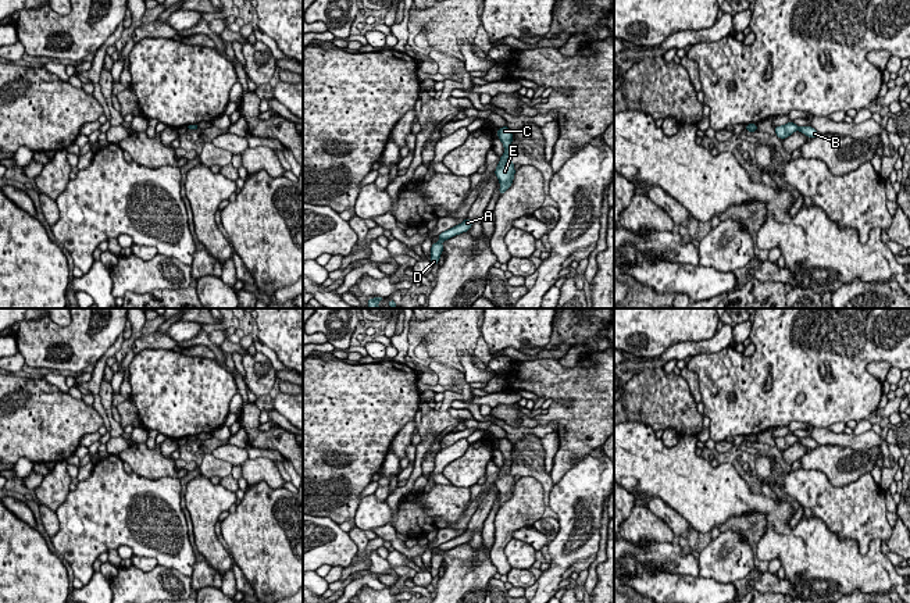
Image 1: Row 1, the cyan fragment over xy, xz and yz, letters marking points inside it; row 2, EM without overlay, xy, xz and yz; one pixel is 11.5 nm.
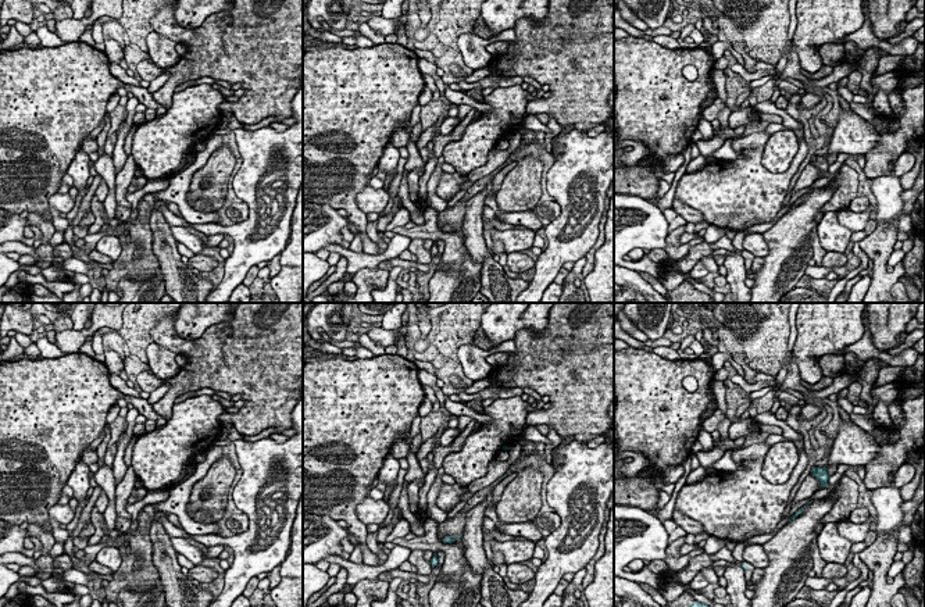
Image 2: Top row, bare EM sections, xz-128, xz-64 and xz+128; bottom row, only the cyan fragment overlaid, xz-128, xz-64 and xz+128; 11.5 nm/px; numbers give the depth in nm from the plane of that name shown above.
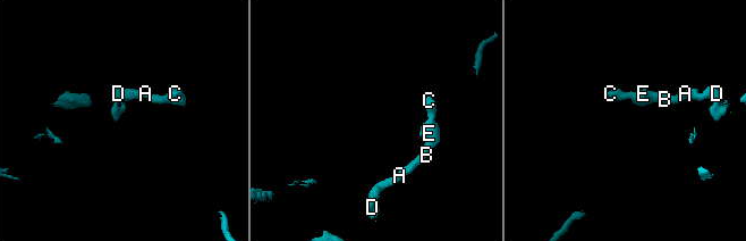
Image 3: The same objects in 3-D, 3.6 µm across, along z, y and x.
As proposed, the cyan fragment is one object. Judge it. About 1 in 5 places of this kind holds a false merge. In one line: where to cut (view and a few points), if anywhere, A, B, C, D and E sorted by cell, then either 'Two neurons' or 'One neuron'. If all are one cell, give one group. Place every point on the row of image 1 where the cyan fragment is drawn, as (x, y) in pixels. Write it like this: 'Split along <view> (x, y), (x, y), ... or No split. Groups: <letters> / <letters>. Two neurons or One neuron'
No split. Groups: A B C D E. One neuron

